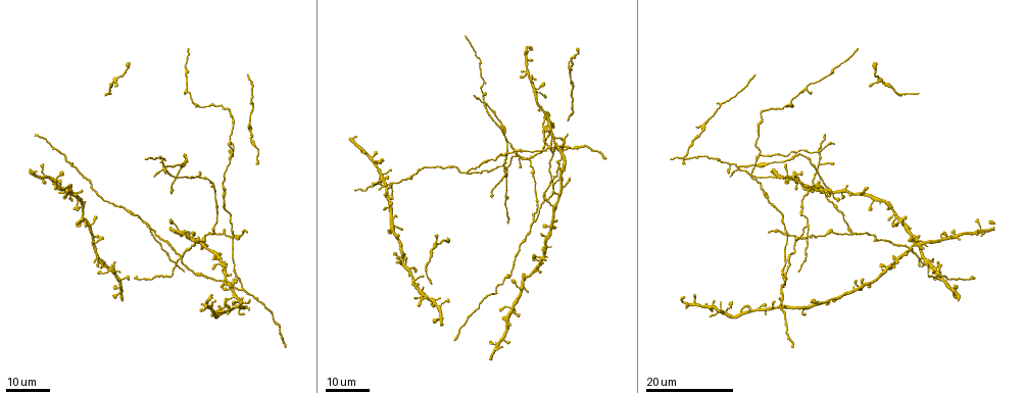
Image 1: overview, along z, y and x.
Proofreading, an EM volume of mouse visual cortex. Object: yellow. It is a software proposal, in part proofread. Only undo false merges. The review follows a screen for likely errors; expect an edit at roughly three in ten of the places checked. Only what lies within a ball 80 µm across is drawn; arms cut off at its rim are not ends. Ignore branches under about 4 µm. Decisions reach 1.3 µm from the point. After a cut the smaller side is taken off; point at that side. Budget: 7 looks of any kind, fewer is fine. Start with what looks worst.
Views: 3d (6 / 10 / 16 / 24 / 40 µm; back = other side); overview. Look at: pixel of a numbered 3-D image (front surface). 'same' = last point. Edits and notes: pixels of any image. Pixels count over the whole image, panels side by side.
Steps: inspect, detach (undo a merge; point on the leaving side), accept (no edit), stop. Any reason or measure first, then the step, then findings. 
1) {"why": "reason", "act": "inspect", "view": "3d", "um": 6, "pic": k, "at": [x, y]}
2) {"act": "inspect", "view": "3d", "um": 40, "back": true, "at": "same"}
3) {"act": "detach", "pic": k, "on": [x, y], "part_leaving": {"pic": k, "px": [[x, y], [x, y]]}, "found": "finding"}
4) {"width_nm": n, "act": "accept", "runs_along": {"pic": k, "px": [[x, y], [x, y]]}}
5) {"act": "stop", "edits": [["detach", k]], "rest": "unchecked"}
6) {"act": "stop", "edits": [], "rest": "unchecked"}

{"why": "four or more arms meet", "act": "inspect", "view": "3d", "um": 24, "pic": 1, "at": [485, 103]}

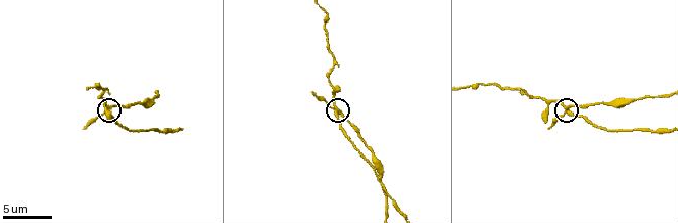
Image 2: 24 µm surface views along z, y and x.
{"act": "inspect", "view": "3d", "um": 10, "pic": 2, "at": [110, 108]}

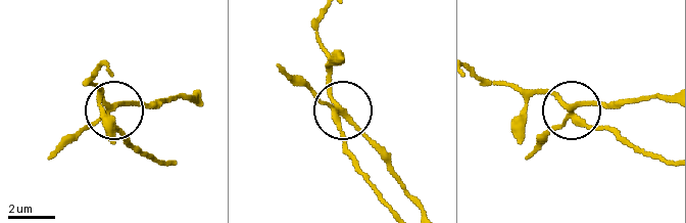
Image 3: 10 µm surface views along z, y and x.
{"act": "detach", "pic": 3, "on": [135, 104], "part_leaving": {"pic": 3, "px": [[338, 109], [418, 207]]}, "found": "a second cell is stuck on"}

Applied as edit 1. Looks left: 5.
{"why": "redraw", "act": "inspect", "view": "overview"}

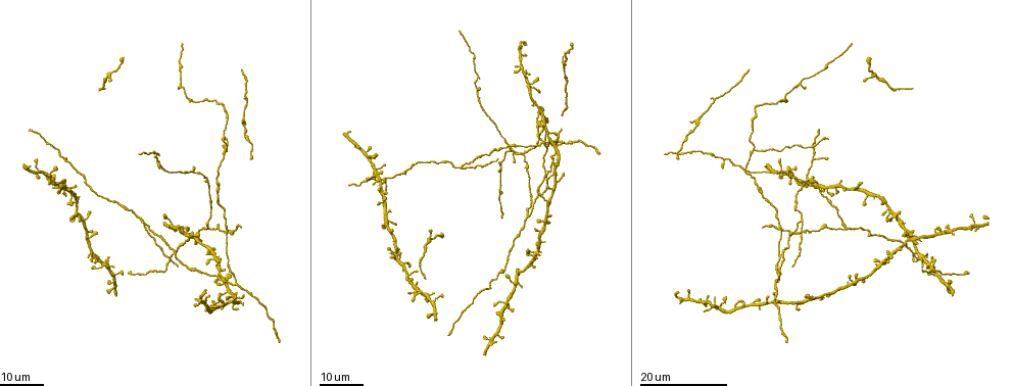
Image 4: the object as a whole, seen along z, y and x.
{"why": "branch point", "act": "inspect", "view": "3d", "um": 24, "pic": 4, "at": [802, 222]}

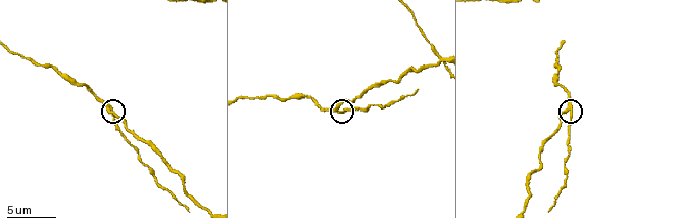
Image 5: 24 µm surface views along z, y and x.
{"act": "inspect", "view": "3d", "um": 6, "pic": 5, "at": [112, 107]}

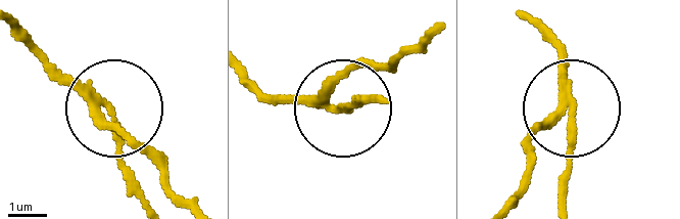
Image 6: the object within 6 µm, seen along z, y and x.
{"width_nm": 190, "act": "detach", "pic": 6, "on": [118, 152], "part_leaving": {"pic": 6, "px": [[567, 104], [567, 199]]}, "found": "a second cell is stuck on"}

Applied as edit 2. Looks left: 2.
{"act": "stop", "edits": [["detach", 3], ["detach", 6]], "rest": "unchecked"}

